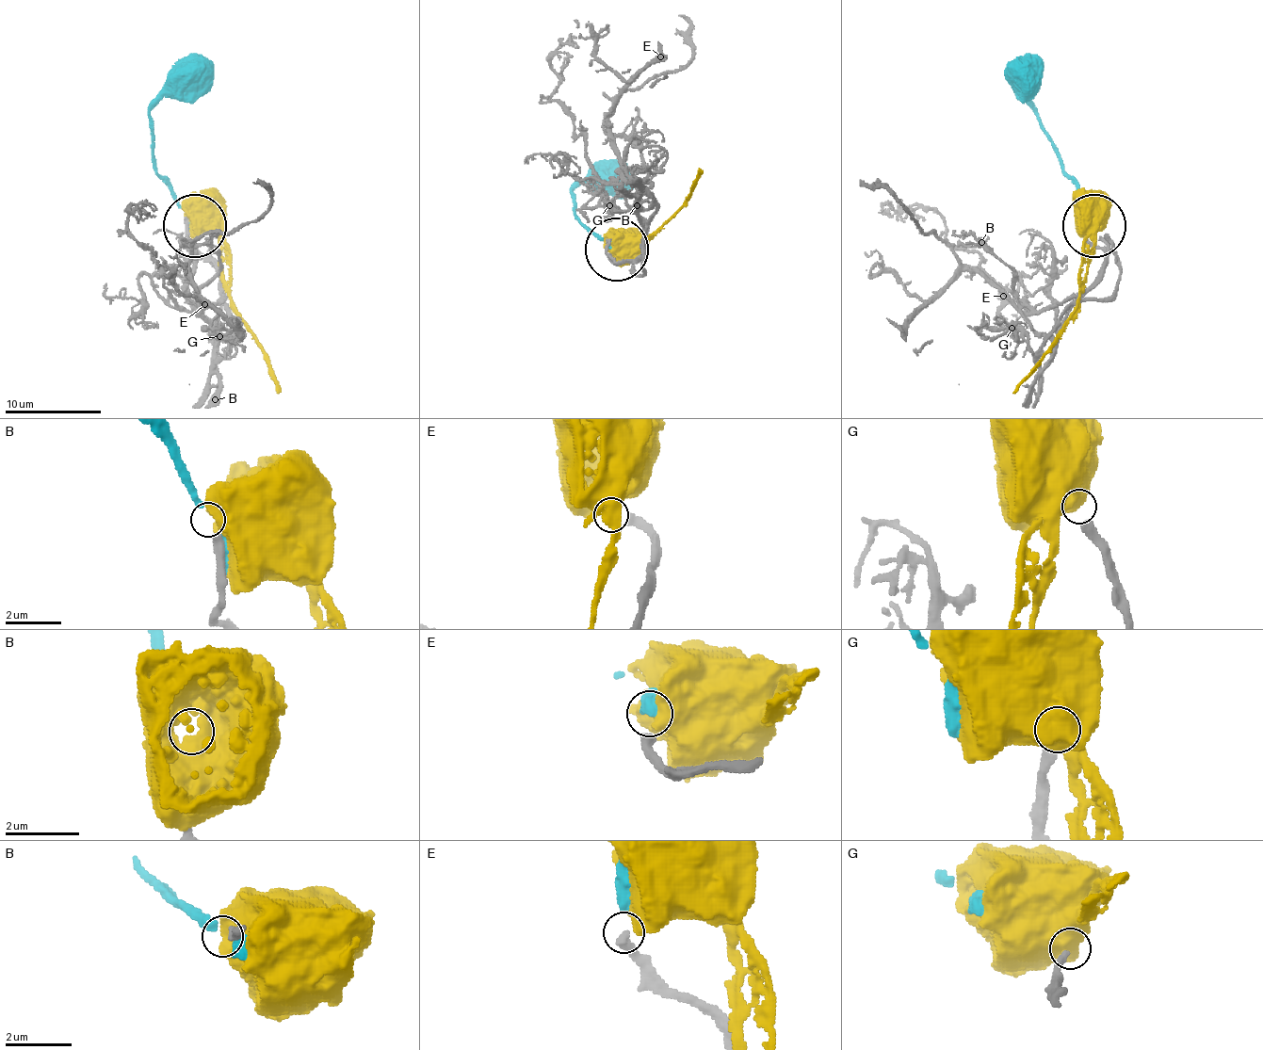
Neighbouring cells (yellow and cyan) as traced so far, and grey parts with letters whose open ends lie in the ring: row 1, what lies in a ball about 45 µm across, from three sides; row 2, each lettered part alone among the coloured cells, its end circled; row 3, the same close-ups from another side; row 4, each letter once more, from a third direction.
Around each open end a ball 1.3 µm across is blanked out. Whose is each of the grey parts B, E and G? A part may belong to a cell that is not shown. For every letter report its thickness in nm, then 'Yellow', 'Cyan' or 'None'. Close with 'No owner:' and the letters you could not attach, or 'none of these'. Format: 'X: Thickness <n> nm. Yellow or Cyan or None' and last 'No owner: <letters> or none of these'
B: Thickness 280 nm. None
E: Thickness 280 nm. Cyan
G: Thickness 260 nm. None
No owner: B, G

